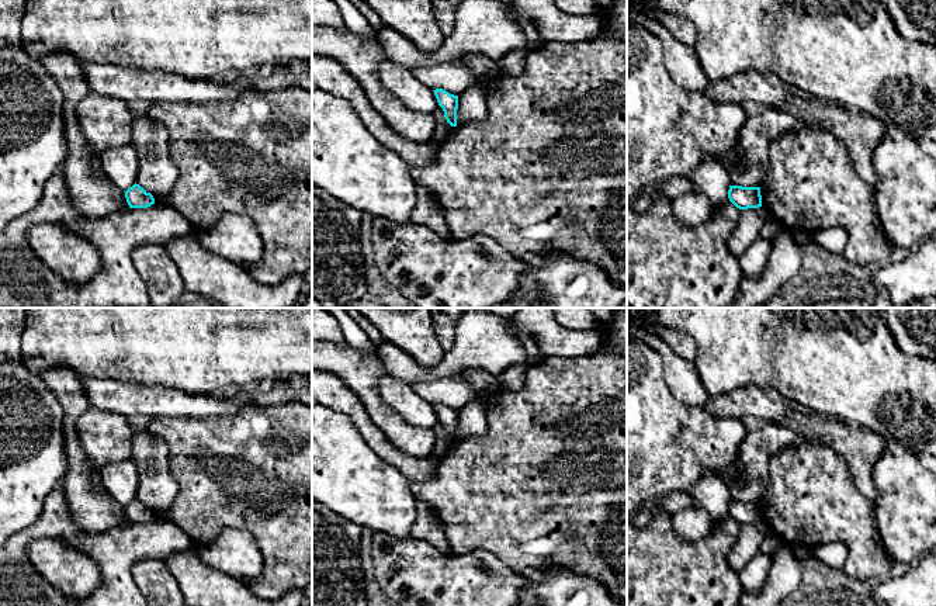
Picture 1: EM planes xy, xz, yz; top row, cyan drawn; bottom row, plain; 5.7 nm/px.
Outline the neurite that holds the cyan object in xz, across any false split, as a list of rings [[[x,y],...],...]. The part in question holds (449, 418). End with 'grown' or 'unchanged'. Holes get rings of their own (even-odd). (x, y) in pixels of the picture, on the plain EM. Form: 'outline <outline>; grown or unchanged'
outline [[[443,404],[433,405],[444,432],[451,441],[457,441],[458,411],[450,409]]]; unchanged

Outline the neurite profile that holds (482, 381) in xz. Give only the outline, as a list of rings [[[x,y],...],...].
[[[479,368],[465,370],[462,371],[462,377],[472,384],[479,397],[486,397],[486,394],[495,389],[498,384],[495,375]]]

